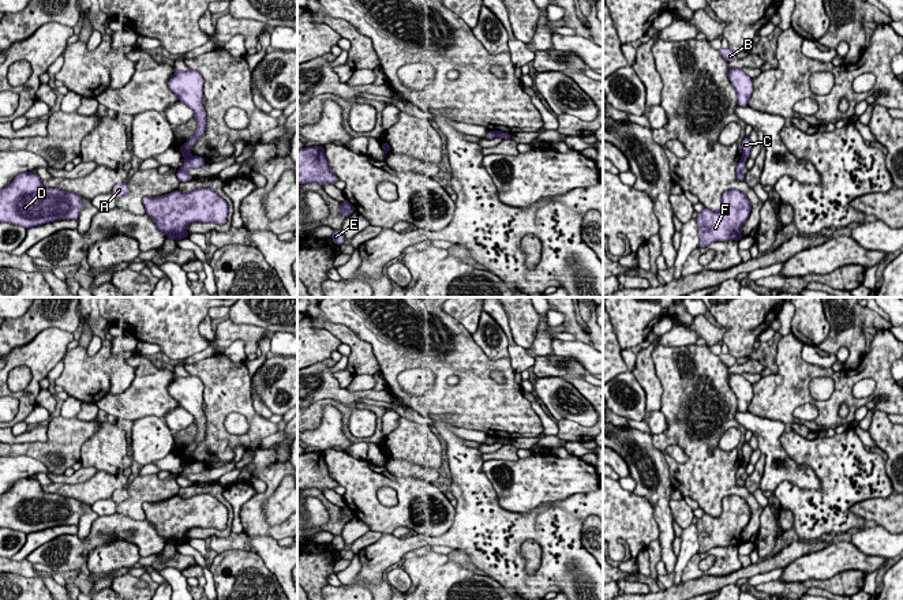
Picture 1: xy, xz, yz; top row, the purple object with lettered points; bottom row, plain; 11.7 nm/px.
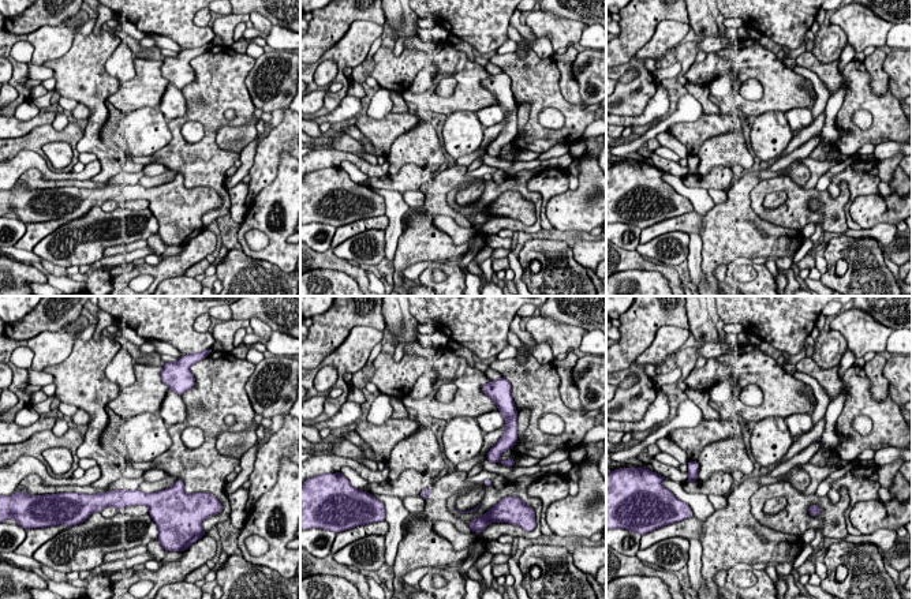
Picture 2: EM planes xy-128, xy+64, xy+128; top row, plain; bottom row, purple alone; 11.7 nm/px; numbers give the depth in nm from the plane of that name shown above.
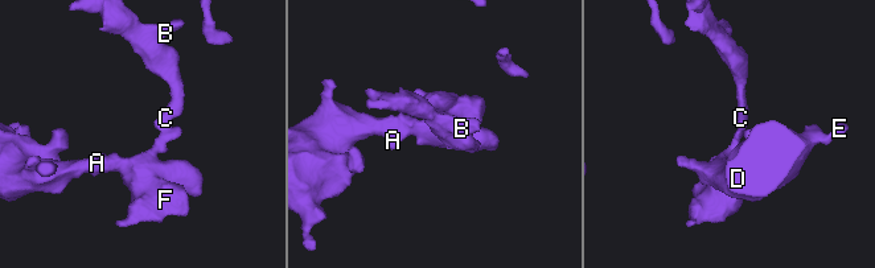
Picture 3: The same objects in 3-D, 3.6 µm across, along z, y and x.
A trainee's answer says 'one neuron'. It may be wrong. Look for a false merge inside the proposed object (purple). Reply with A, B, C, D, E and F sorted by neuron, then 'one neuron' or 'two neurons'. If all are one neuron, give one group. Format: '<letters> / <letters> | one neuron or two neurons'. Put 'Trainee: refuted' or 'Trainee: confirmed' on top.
Trainee: refuted
A D E F / B C | two neurons

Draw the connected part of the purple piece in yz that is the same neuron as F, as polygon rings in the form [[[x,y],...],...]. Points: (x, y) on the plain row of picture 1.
[[[730,495],[722,500],[722,514],[712,517],[704,514],[697,520],[697,530],[700,540],[698,554],[705,554],[713,547],[727,547],[742,544],[742,530],[750,521],[750,506],[738,496]]]

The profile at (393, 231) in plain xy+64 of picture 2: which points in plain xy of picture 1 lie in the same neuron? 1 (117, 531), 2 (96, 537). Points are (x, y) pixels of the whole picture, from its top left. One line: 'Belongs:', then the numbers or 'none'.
Belongs: none

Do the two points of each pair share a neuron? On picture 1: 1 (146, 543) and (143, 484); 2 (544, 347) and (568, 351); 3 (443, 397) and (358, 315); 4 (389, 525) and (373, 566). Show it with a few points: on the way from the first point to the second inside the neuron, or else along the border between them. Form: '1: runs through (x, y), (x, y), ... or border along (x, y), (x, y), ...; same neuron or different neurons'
1: border along (116, 510), (124, 516), (145, 520); different neurons
2: border along (550, 341), (554, 353); different neurons
3: runs through (438, 370), (423, 355), (405, 352), (385, 338); same neuron
4: border along (382, 532), (392, 533); different neurons

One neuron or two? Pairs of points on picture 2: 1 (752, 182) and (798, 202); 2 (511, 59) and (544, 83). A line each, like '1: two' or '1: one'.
1: two
2: one

